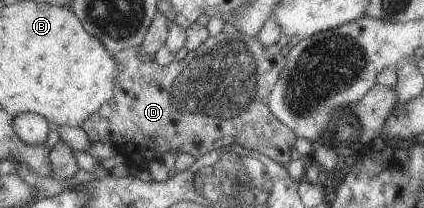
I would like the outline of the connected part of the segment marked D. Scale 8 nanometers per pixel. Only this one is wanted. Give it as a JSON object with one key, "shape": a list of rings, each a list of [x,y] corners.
{"shape":[[[224,24],[220,33],[210,36],[197,50],[188,51],[184,59],[173,59],[166,65],[159,64],[155,55],[145,54],[141,45],[131,47],[125,51],[119,51],[115,54],[118,67],[120,68],[118,72],[117,92],[107,104],[103,105],[97,112],[94,112],[84,122],[82,129],[92,142],[111,142],[118,151],[119,160],[123,160],[127,165],[133,167],[140,166],[140,168],[147,168],[151,161],[155,159],[161,161],[163,154],[169,151],[176,153],[186,152],[198,159],[200,156],[207,155],[208,152],[221,150],[229,145],[241,145],[246,149],[259,151],[286,167],[286,164],[289,164],[293,156],[295,156],[295,142],[297,142],[298,136],[296,132],[293,132],[292,128],[289,128],[289,125],[281,122],[269,108],[269,99],[271,98],[273,89],[276,87],[277,81],[280,79],[281,71],[284,70],[286,55],[286,47],[279,46],[277,43],[266,45],[258,36],[249,36],[229,24]]]}

